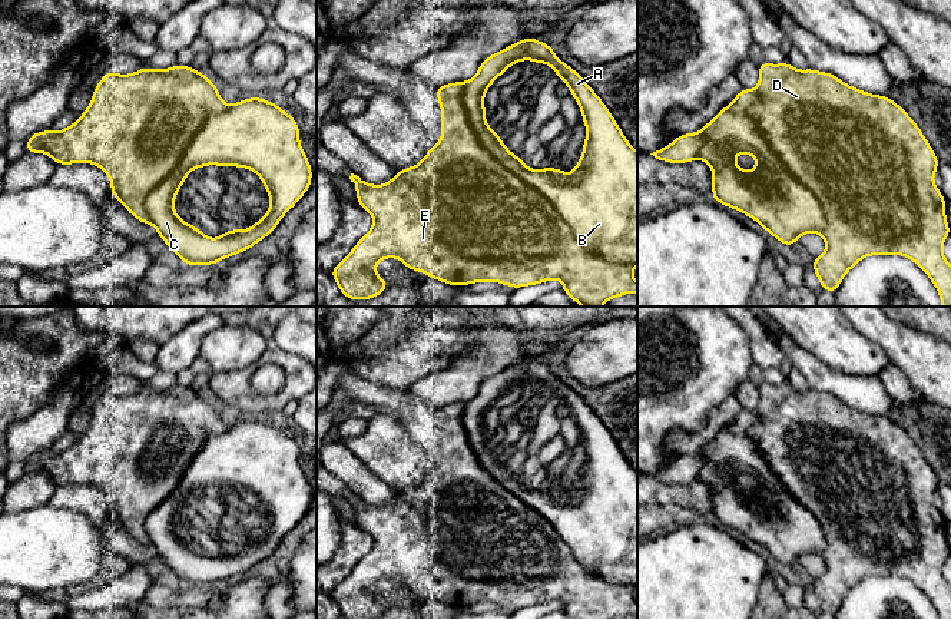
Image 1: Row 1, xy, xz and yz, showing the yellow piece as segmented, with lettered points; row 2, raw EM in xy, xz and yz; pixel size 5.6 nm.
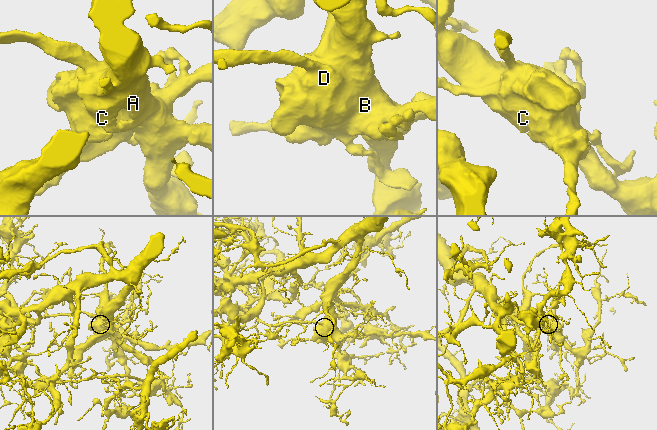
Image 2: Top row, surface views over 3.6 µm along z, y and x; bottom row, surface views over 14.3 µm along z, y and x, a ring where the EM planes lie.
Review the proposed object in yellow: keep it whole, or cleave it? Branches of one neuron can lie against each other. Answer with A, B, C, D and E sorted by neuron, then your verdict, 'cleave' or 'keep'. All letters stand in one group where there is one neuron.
A B C / D E; cleave

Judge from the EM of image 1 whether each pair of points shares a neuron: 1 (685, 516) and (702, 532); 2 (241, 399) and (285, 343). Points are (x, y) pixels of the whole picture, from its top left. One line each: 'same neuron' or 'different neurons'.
1: different neurons
2: same neuron

